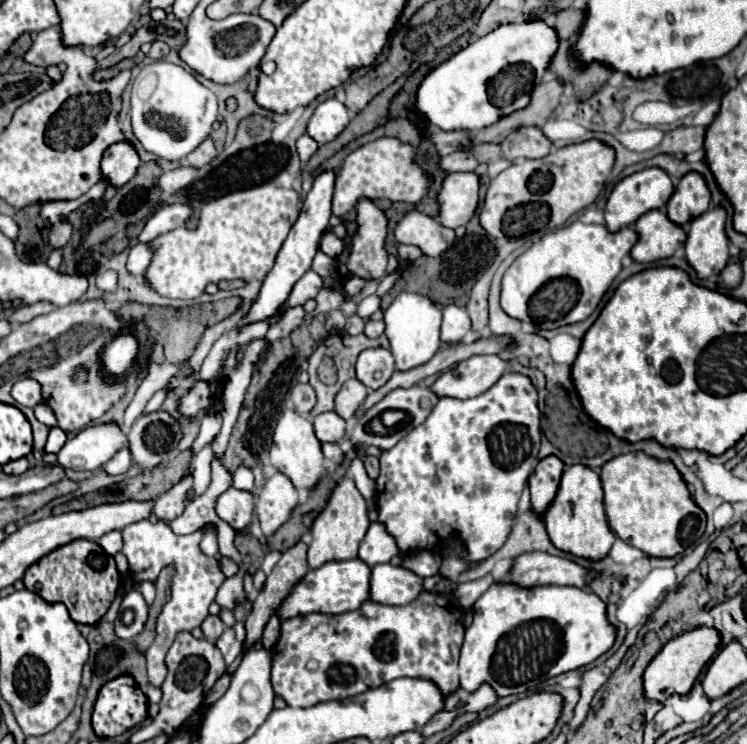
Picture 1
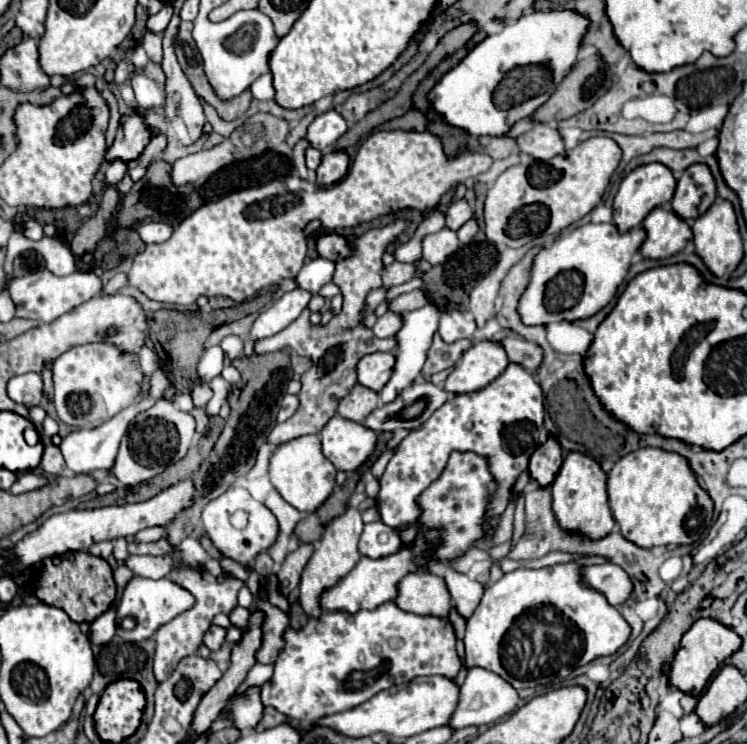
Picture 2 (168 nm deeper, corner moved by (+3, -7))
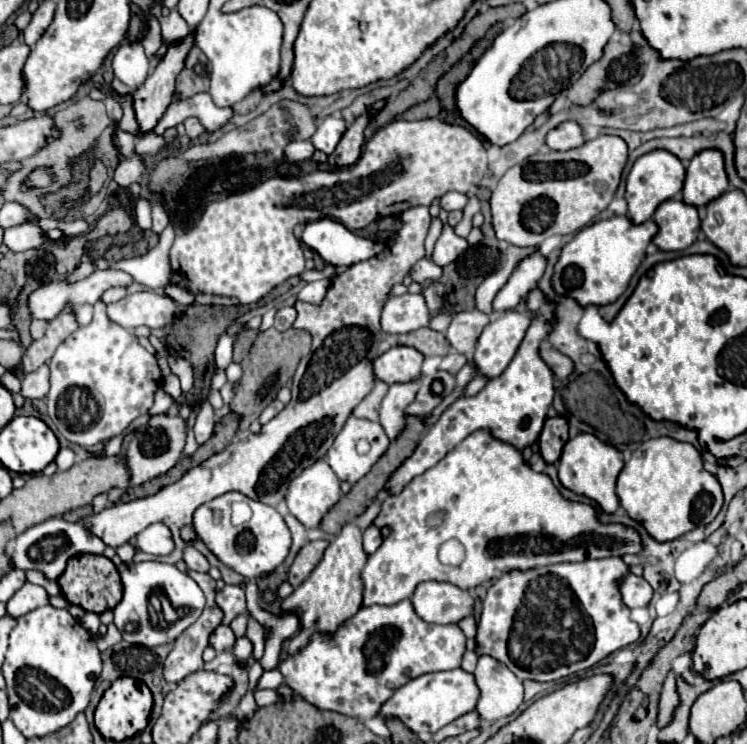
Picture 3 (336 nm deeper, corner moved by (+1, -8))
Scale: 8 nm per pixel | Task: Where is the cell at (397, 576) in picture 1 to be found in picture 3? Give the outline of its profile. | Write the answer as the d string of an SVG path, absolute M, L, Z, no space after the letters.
M422 582L412 604L416 614L432 624L458 624L460 620L474 614L474 596L448 582Z

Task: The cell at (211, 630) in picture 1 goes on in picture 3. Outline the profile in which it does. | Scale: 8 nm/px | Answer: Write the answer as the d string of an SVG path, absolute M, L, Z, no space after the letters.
M220 624L220 626L212 632L212 636L210 636L210 646L214 646L216 652L230 650L230 648L234 646L234 642L236 642L236 636L234 636L232 628L230 628L230 626L224 626L224 624Z

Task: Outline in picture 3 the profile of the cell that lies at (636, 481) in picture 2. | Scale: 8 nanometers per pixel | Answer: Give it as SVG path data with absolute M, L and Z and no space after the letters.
M668 436L646 440L634 450L618 476L618 498L626 512L658 542L674 540L700 524L710 524L722 508L722 486L704 468L702 454L688 442Z

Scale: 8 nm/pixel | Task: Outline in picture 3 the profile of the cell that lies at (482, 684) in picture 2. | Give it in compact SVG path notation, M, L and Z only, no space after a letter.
M480 656L474 676L480 688L476 710L484 720L506 718L518 710L524 688L506 664L494 660L492 656Z

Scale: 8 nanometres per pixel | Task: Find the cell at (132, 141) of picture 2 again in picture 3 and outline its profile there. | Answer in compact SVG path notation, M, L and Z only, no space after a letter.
M188 34L178 42L170 42L168 52L164 54L156 70L134 92L134 110L142 134L158 124L168 104L172 102L176 78L182 72L184 60L192 46L194 46L194 34Z

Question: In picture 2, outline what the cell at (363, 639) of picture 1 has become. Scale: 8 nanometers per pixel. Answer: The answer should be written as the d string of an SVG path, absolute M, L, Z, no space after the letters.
M382 603L372 611L358 611L356 615L332 615L324 611L320 617L310 617L302 629L286 627L284 649L274 661L274 675L262 685L262 703L274 707L290 719L310 725L312 721L348 711L376 693L410 681L416 675L442 675L446 679L456 679L462 669L462 661L456 653L456 635L452 623L446 617L434 615L414 615L400 611L394 603Z

